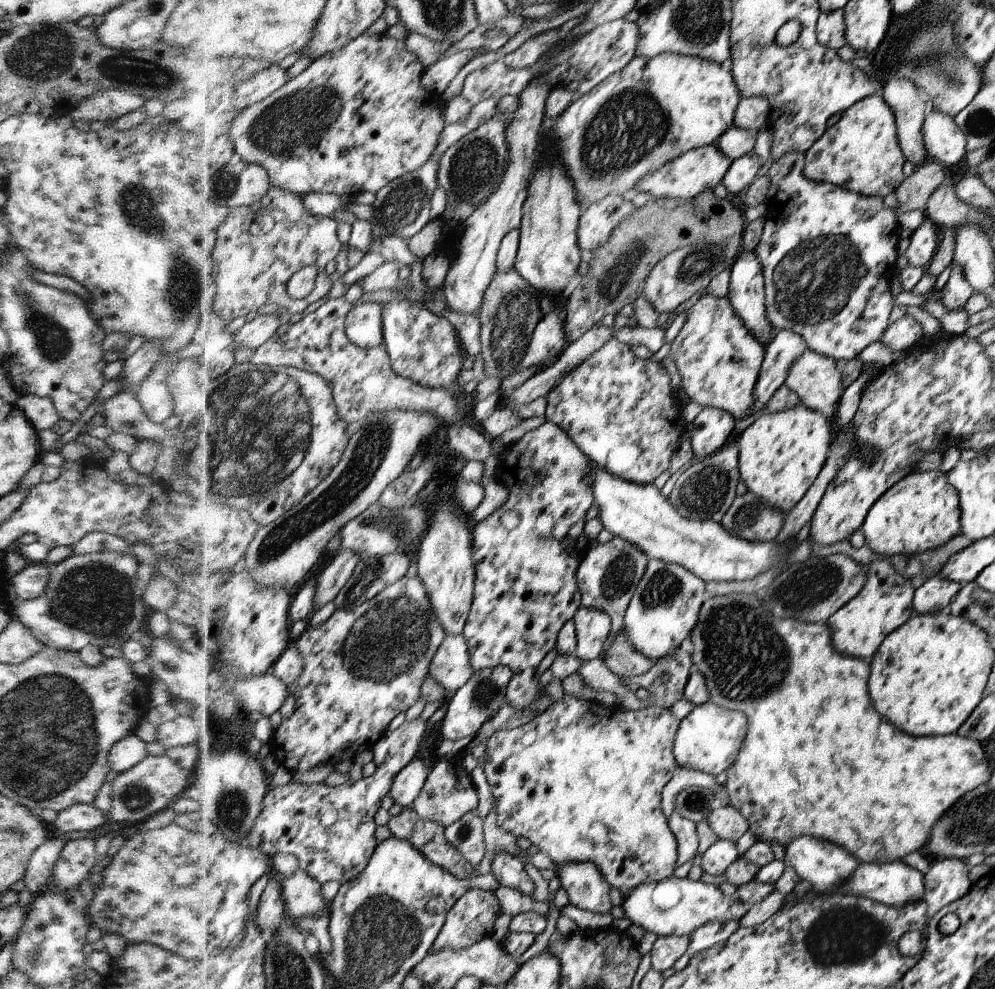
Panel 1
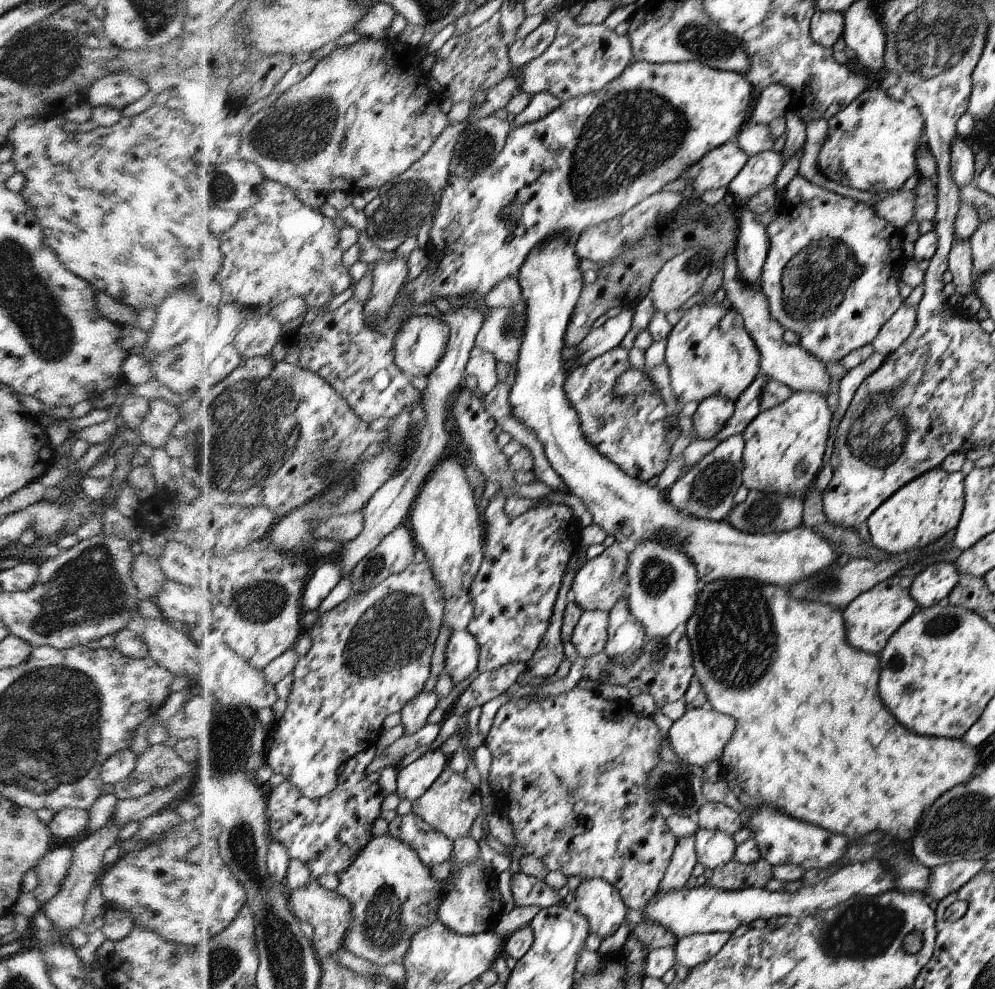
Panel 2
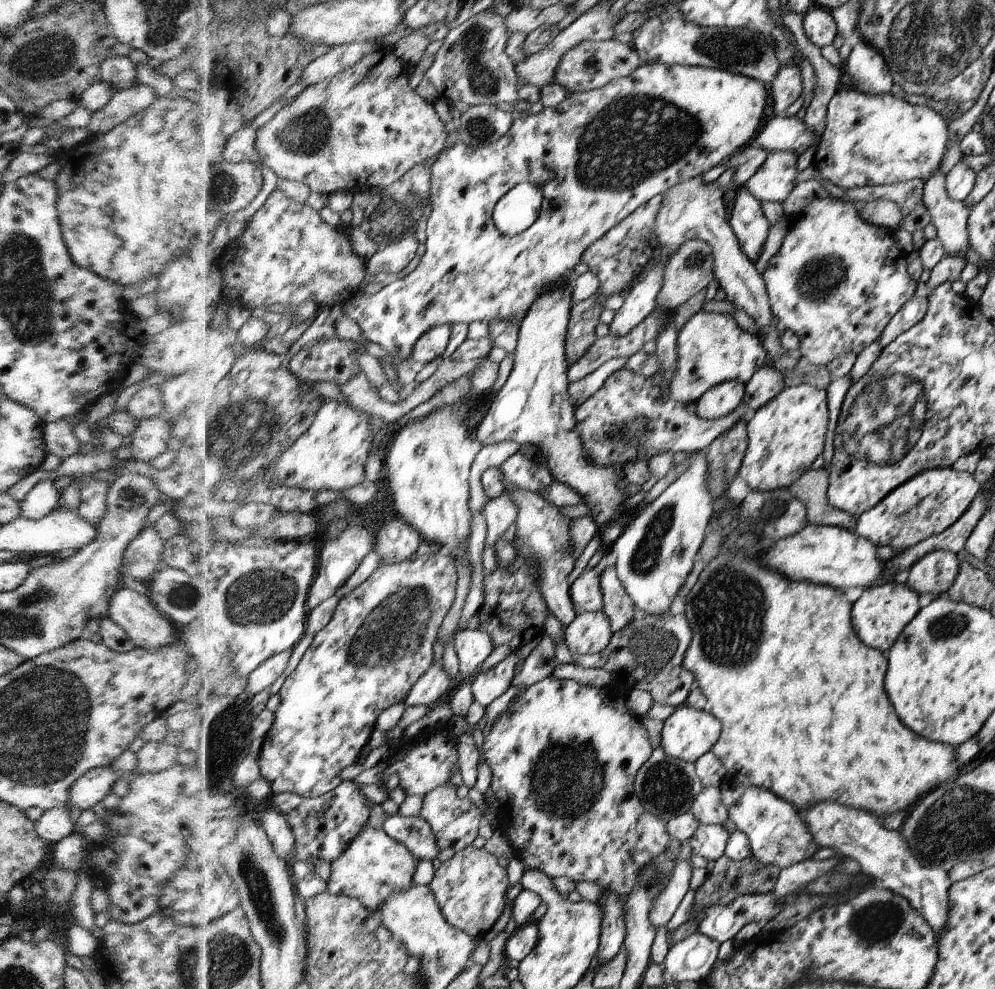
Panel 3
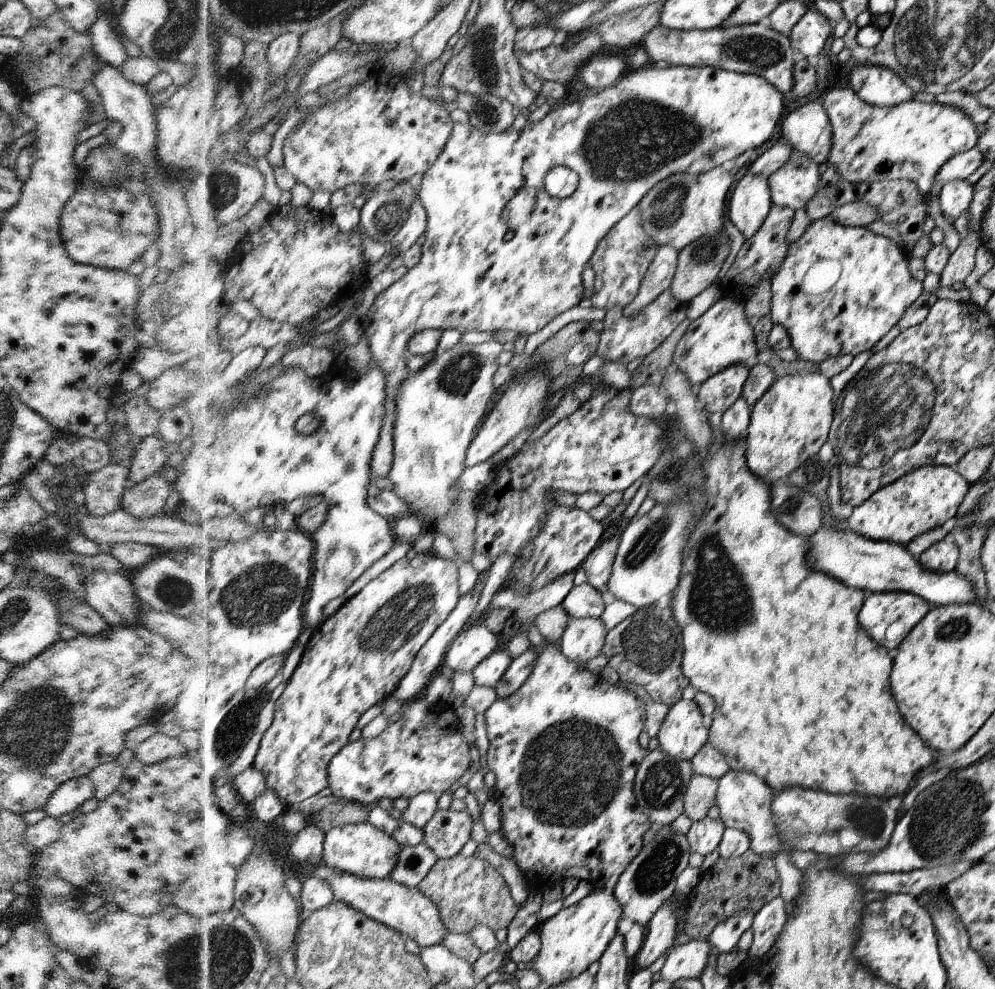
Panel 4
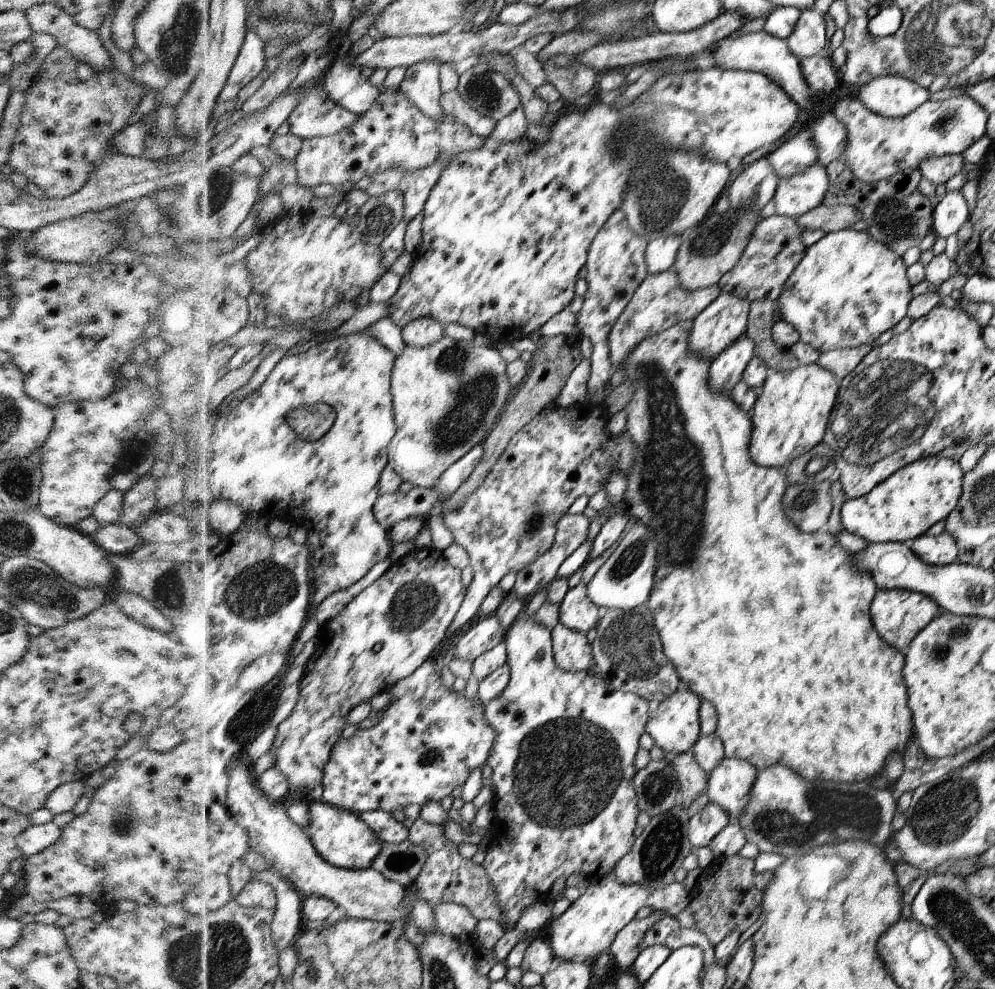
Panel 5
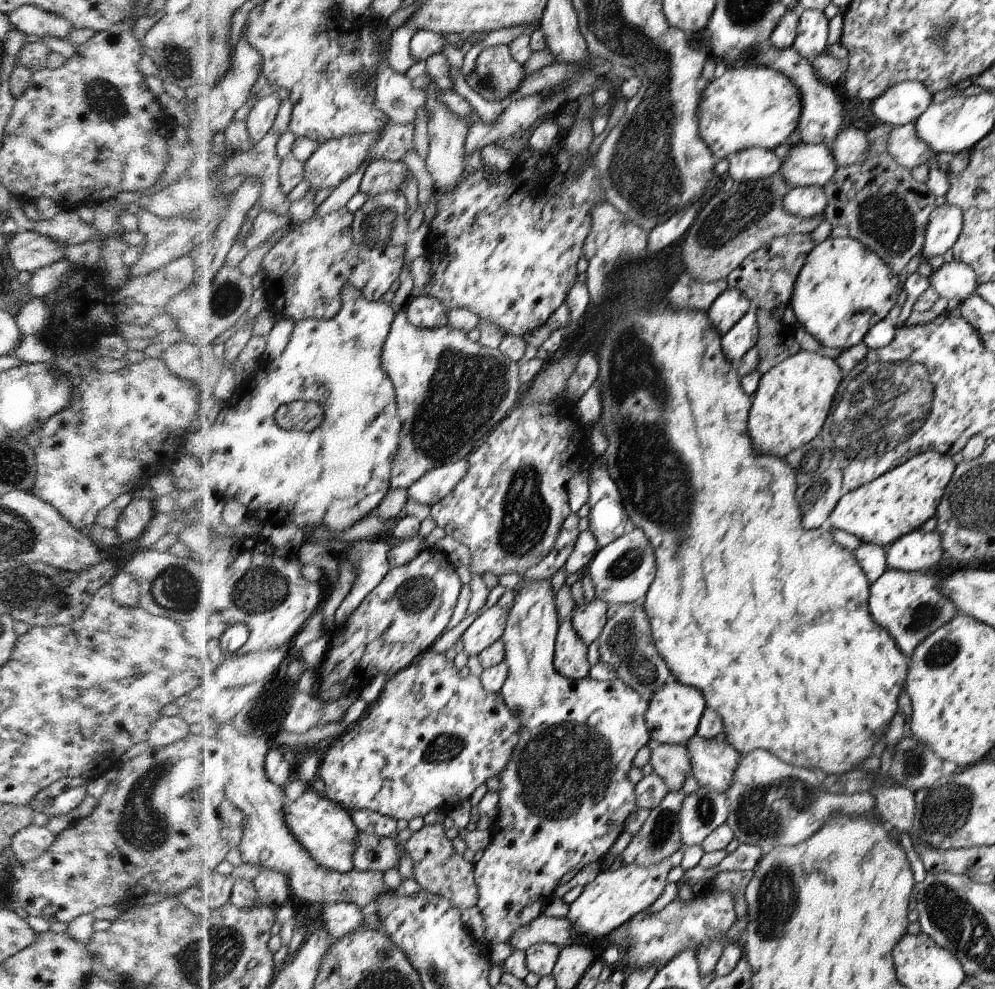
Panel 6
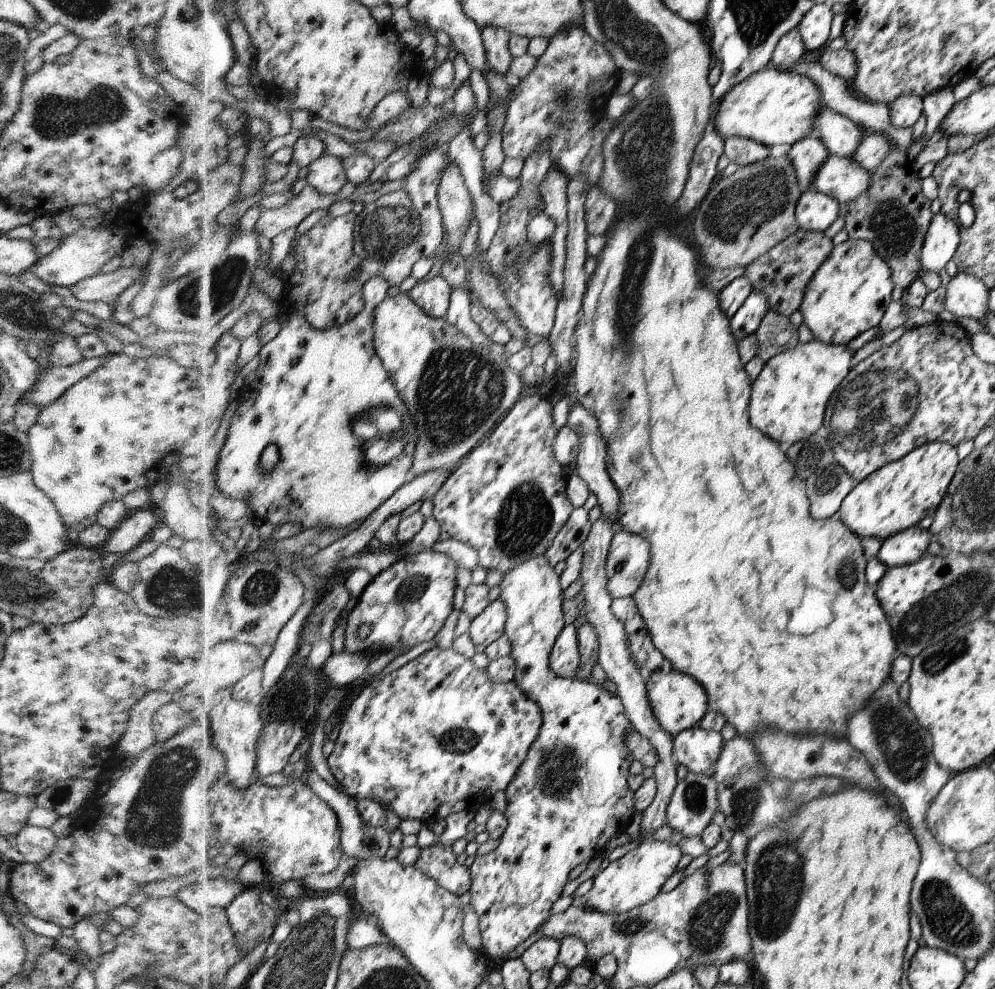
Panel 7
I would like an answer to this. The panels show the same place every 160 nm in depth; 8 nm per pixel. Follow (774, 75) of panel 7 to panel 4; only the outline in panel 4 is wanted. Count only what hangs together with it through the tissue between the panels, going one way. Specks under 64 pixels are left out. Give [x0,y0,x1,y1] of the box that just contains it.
[364,64,784,478]

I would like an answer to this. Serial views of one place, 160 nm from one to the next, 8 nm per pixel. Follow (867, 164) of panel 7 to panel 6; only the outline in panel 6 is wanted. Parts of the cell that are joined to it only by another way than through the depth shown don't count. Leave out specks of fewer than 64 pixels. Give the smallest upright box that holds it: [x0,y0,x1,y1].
[829,126,869,167]

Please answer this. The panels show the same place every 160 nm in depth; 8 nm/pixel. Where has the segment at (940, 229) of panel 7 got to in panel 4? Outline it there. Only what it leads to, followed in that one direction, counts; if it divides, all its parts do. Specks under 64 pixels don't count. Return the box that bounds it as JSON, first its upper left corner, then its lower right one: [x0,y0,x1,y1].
[938,179,973,223]

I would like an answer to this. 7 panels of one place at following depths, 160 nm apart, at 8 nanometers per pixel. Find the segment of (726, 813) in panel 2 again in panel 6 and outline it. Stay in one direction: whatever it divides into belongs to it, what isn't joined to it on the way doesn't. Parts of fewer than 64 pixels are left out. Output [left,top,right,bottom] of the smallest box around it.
[649,744,693,792]

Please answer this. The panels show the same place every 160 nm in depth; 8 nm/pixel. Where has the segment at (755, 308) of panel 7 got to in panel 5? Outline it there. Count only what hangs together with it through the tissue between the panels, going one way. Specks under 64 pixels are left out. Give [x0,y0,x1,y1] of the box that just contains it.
[710,334,755,394]

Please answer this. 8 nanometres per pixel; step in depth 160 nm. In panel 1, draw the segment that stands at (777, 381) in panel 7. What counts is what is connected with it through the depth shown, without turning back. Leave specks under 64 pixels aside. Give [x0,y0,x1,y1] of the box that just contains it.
[737,404,832,514]

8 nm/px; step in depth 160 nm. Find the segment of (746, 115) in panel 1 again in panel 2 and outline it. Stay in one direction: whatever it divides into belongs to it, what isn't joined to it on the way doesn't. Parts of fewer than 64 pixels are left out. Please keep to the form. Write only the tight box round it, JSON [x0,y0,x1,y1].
[752,84,792,125]

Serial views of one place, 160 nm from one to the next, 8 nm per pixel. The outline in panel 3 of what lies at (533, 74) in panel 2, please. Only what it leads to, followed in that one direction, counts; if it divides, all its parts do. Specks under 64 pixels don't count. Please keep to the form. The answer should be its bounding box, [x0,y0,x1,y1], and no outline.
[553,37,641,93]

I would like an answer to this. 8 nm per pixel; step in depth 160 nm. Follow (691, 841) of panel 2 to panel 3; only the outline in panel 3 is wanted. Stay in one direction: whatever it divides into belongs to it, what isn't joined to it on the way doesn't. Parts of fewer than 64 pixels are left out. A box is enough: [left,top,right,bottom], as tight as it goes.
[649,858,692,927]

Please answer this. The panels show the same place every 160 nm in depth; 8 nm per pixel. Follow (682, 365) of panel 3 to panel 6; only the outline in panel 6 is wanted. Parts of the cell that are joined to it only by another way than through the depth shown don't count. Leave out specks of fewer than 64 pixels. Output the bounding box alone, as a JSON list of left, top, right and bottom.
[707,289,750,336]

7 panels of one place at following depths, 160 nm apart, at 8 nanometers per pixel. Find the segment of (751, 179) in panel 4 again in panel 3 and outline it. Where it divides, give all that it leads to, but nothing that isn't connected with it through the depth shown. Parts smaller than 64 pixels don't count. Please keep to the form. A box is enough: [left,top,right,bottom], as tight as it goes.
[731,188,770,264]

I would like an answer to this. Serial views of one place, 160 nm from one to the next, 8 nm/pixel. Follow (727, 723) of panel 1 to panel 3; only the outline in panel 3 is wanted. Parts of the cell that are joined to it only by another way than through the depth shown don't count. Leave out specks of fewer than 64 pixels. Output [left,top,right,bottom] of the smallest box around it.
[660,704,722,763]

